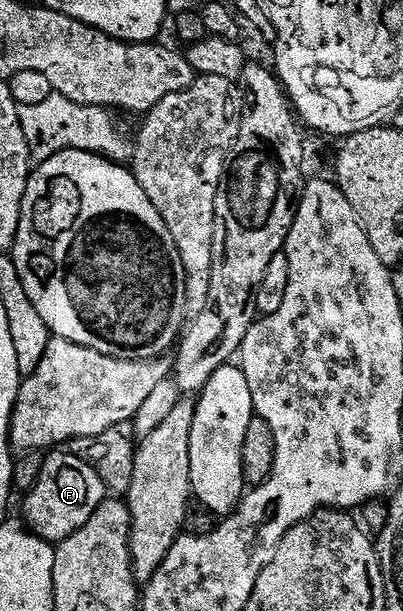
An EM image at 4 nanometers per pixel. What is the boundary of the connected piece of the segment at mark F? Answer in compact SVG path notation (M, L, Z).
M51 451L44 457L47 458L39 469L39 478L23 505L22 520L26 528L36 533L42 541L58 543L73 535L73 531L85 527L93 511L108 500L109 494L101 475L97 475L97 471L93 471L93 467L77 455L69 451Z

